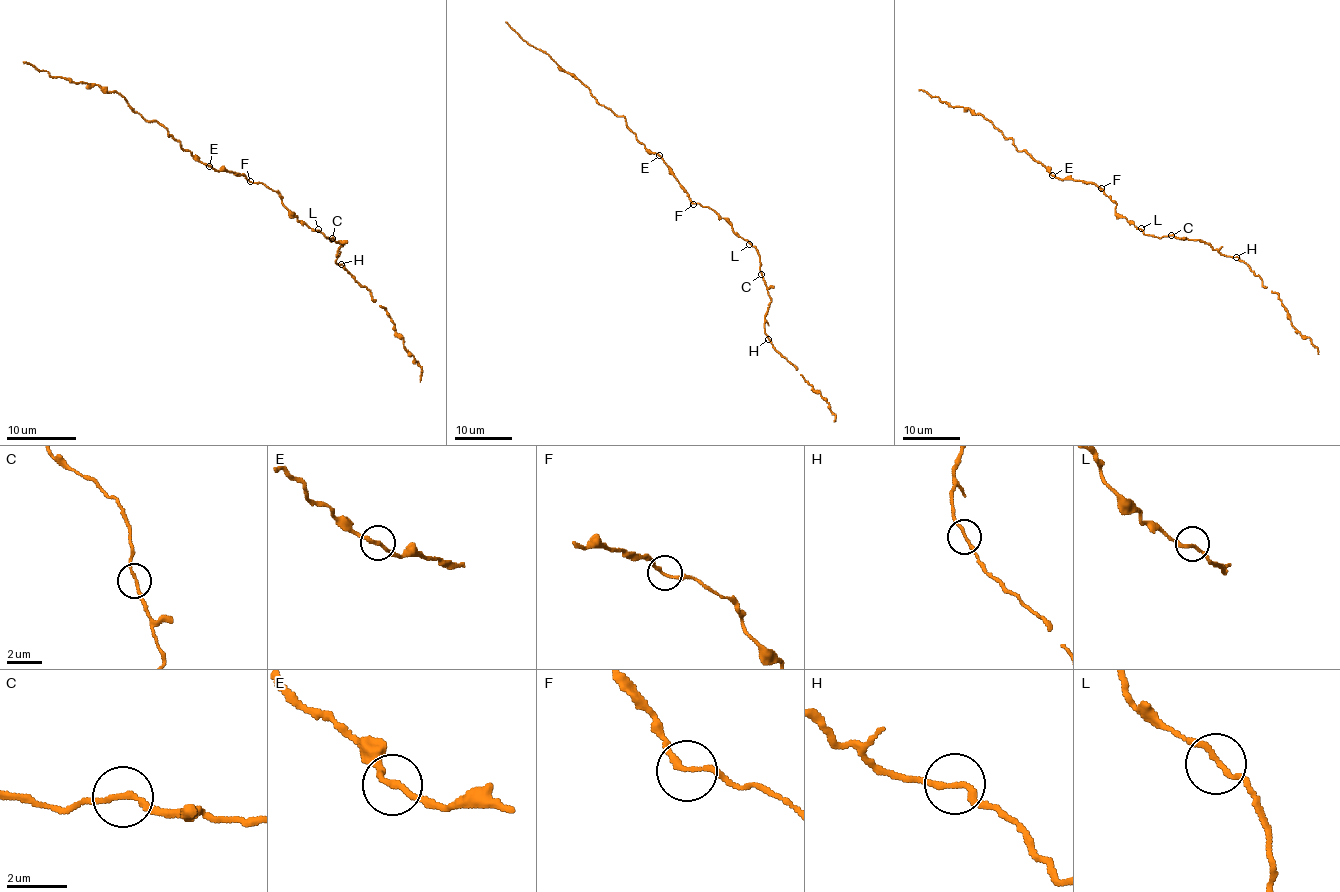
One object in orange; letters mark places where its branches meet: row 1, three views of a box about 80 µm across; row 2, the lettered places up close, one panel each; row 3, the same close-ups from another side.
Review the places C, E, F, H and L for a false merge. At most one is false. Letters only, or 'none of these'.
none of these

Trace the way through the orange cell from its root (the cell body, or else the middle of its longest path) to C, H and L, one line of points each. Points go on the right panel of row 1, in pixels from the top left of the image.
C: (1111, 199), (1116, 205), (1118, 214), (1145, 234), (1171, 235)
H: (1111, 199), (1119, 215), (1148, 235), (1200, 239), (1221, 254), (1236, 257)
L: (1111, 199), (1119, 215), (1141, 228)

